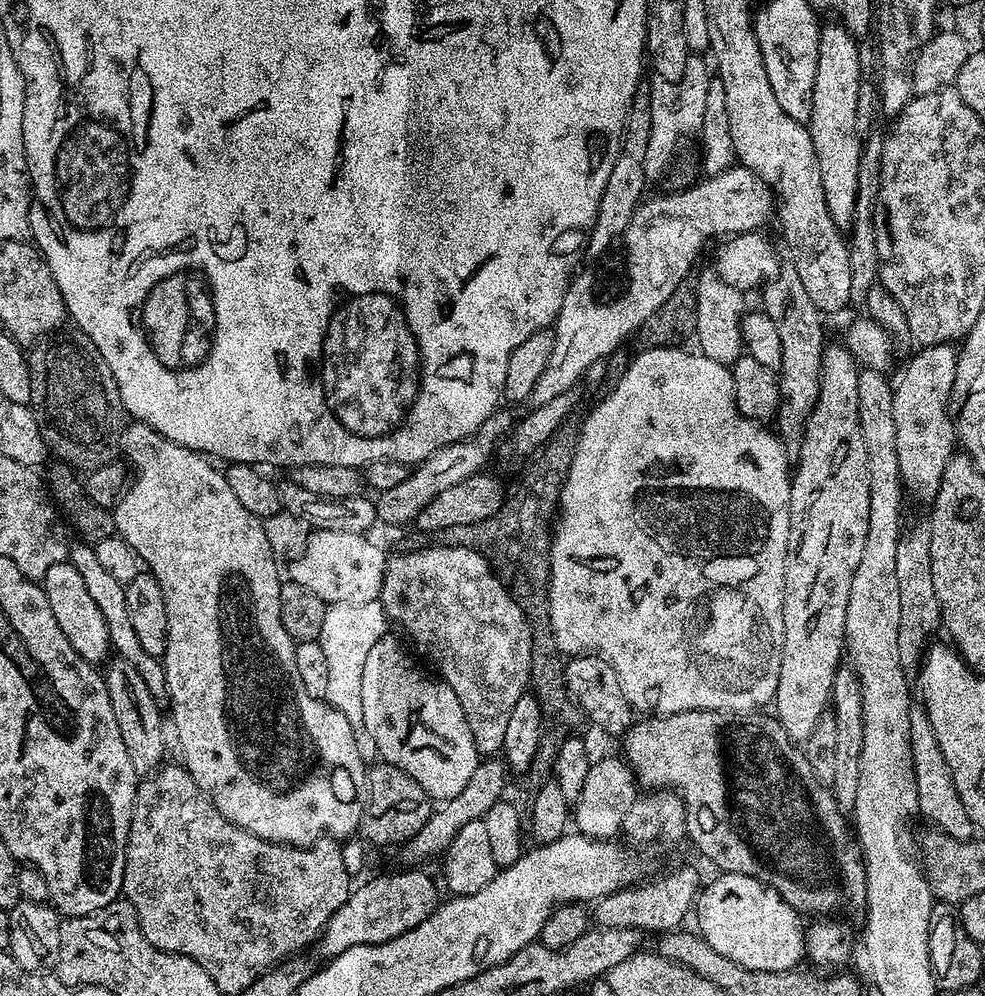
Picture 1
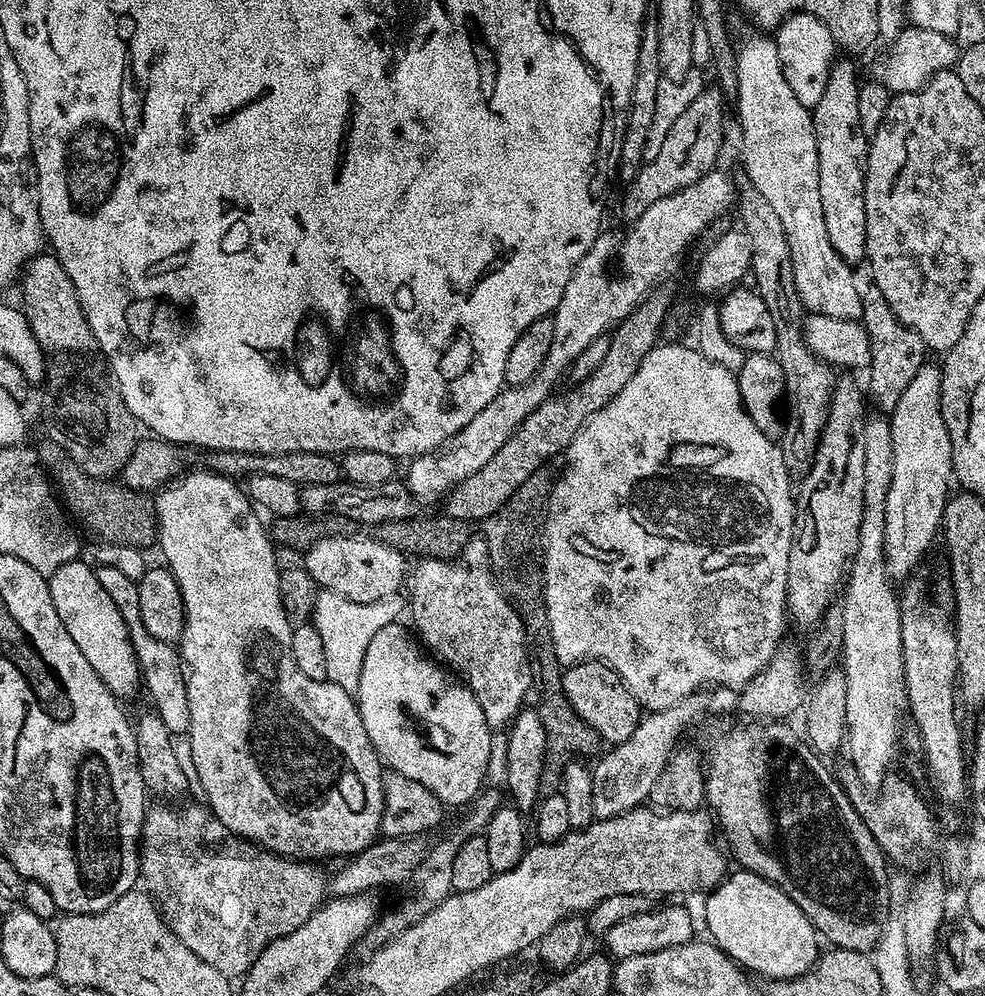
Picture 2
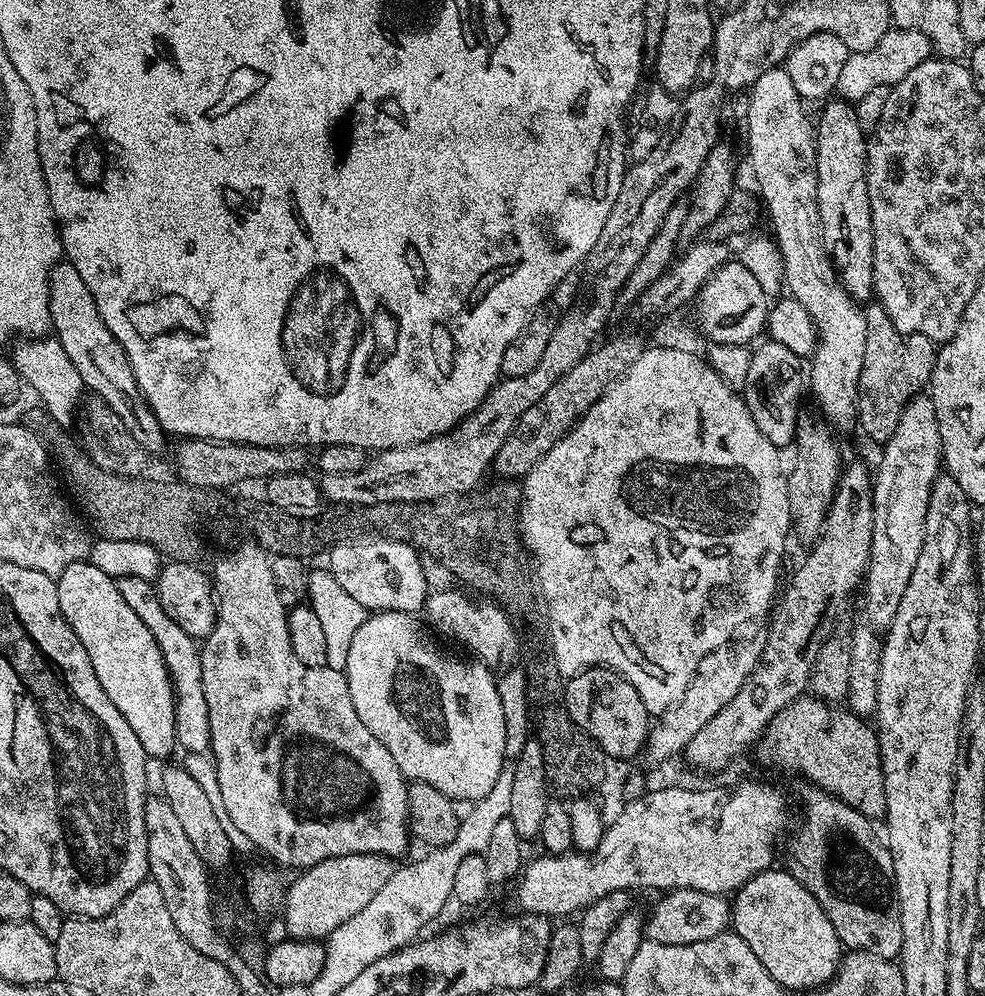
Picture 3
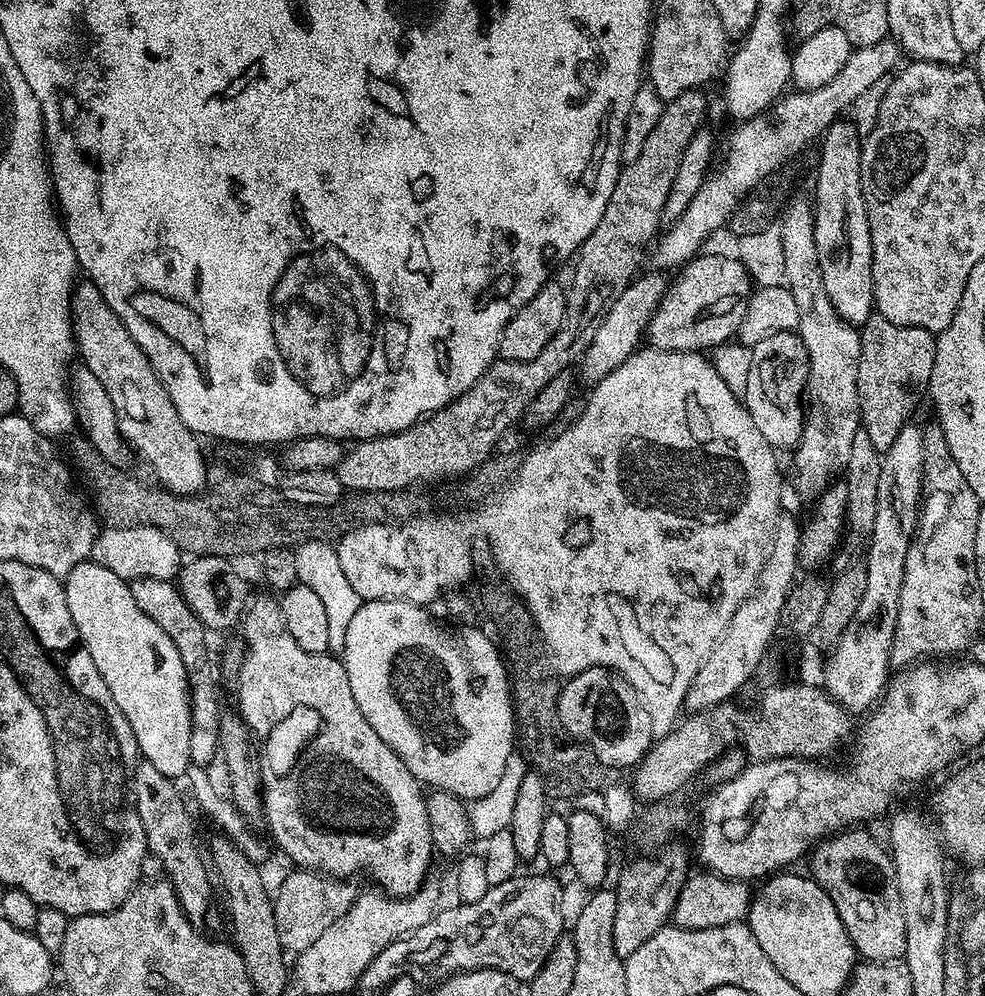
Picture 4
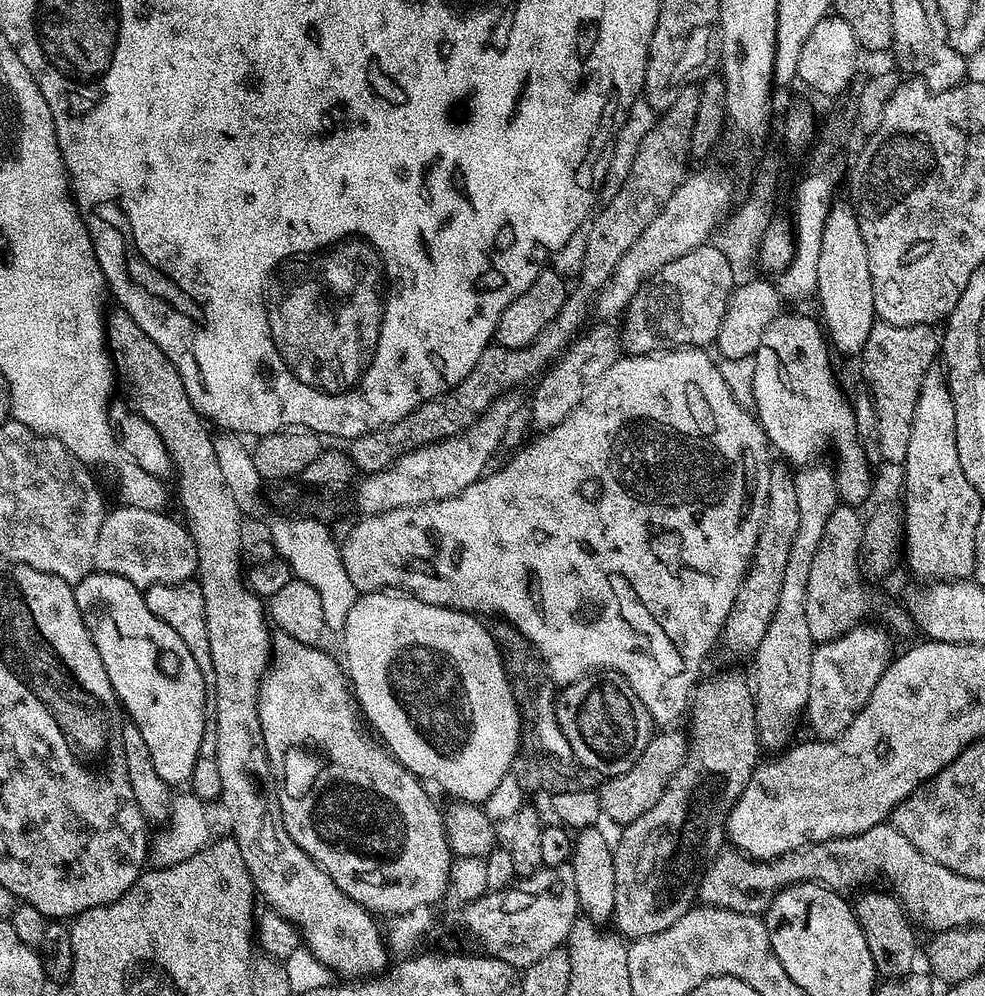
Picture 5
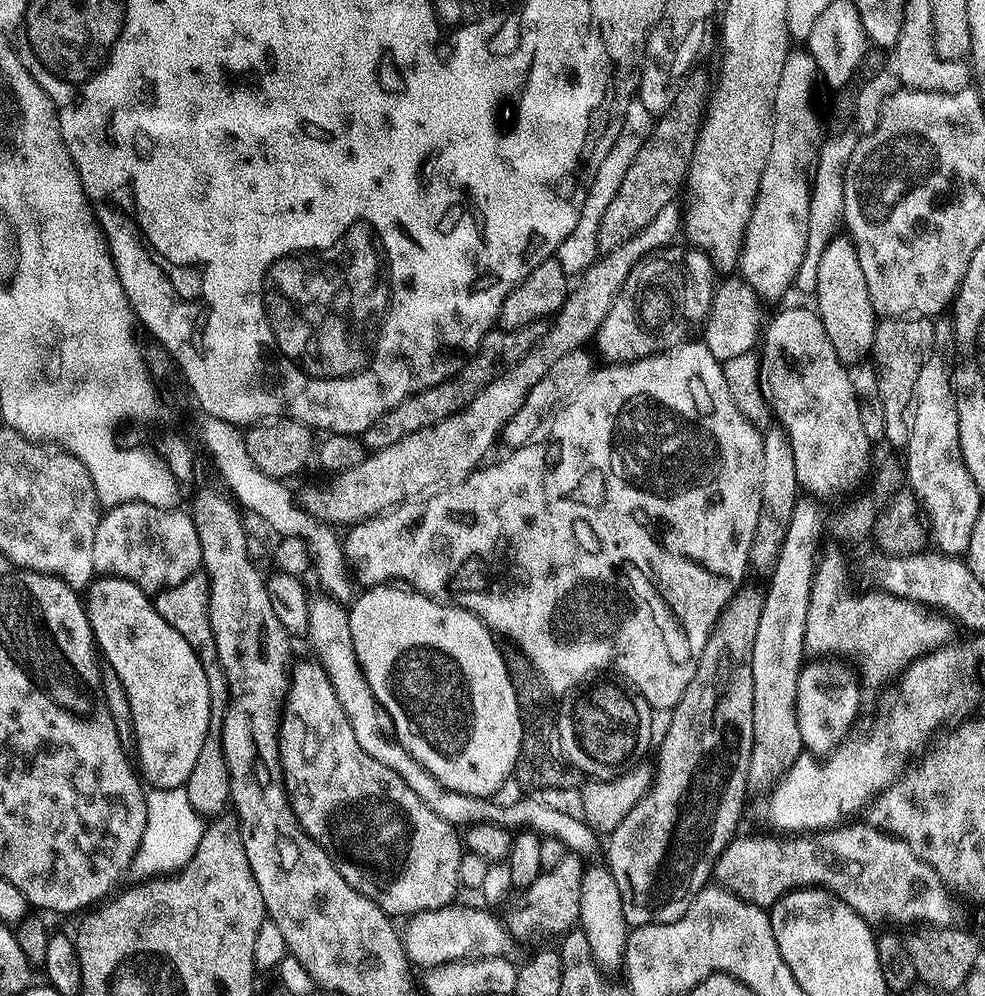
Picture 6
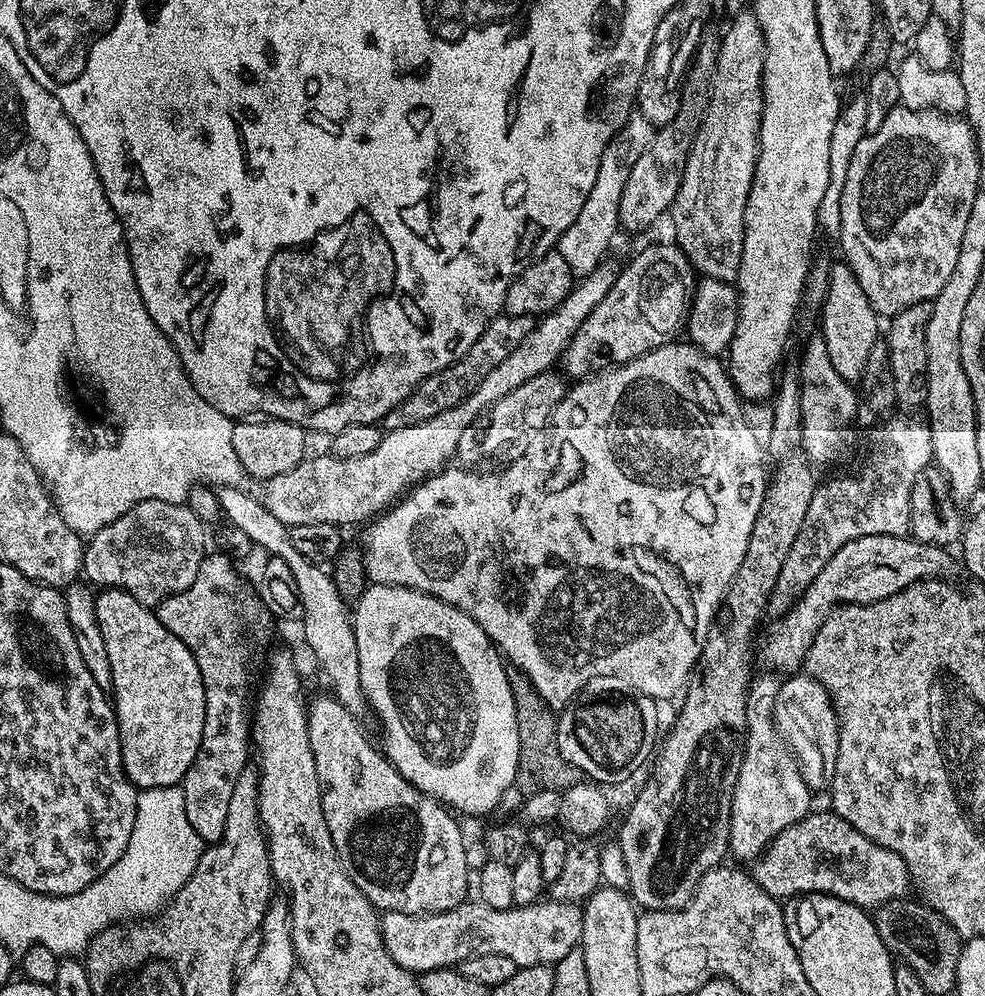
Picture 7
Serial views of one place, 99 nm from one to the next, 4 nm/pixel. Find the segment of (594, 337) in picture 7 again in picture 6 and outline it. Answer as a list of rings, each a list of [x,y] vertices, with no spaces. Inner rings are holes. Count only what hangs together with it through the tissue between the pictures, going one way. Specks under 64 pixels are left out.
[[[691,246],[685,249],[676,247],[659,248],[657,252],[640,259],[630,270],[622,290],[614,298],[614,306],[610,306],[610,314],[606,314],[594,337],[594,345],[604,359],[601,361],[608,364],[631,364],[634,360],[654,356],[657,352],[667,352],[669,348],[676,348],[695,337],[692,335],[695,332],[697,335],[698,329],[707,321],[712,311],[712,296],[716,293],[717,273],[704,252]]]

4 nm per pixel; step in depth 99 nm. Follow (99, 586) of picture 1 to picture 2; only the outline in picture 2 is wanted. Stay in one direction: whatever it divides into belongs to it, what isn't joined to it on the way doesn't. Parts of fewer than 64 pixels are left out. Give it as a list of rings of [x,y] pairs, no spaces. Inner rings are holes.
[[[99,565],[95,569],[98,582],[102,582],[102,590],[114,598],[114,606],[118,606],[118,614],[126,622],[128,637],[132,643],[132,649],[136,655],[136,661],[140,667],[143,689],[152,699],[151,707],[162,718],[166,730],[173,734],[187,733],[190,726],[190,706],[188,705],[188,682],[186,679],[186,669],[182,663],[182,657],[172,644],[162,642],[146,630],[142,622],[142,614],[138,610],[138,590],[137,581],[126,578],[126,574],[121,574],[114,570],[114,566]]]

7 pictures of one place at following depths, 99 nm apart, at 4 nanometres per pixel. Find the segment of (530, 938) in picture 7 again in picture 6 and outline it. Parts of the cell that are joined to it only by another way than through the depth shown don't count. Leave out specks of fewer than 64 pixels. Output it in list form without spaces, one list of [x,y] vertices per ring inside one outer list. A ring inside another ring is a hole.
[[[453,902],[445,908],[435,908],[425,912],[417,912],[414,916],[407,917],[405,928],[402,928],[402,939],[404,941],[404,952],[408,955],[409,961],[413,965],[421,964],[421,969],[437,968],[440,964],[445,964],[451,960],[467,960],[469,958],[479,958],[482,956],[503,956],[509,950],[512,940],[508,937],[508,932],[504,929],[504,924],[495,916],[495,911],[487,907],[467,908],[461,902]]]

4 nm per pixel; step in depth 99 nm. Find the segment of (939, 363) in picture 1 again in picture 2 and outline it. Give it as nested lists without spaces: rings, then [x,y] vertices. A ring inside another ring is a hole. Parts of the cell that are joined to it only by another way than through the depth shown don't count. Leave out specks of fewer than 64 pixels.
[[[932,362],[925,363],[923,368],[914,374],[910,386],[906,386],[906,391],[902,393],[902,398],[898,398],[898,406],[890,414],[890,438],[894,438],[894,478],[890,478],[890,494],[886,494],[886,542],[884,543],[884,553],[886,554],[886,570],[893,581],[904,582],[913,575],[912,572],[920,564],[920,559],[924,556],[924,551],[932,544],[932,539],[937,539],[938,533],[942,528],[944,518],[944,508],[948,505],[950,489],[948,483],[953,483],[954,473],[952,471],[952,443],[950,434],[946,430],[946,422],[942,418],[942,406],[940,405],[940,374],[941,369],[932,365]]]

